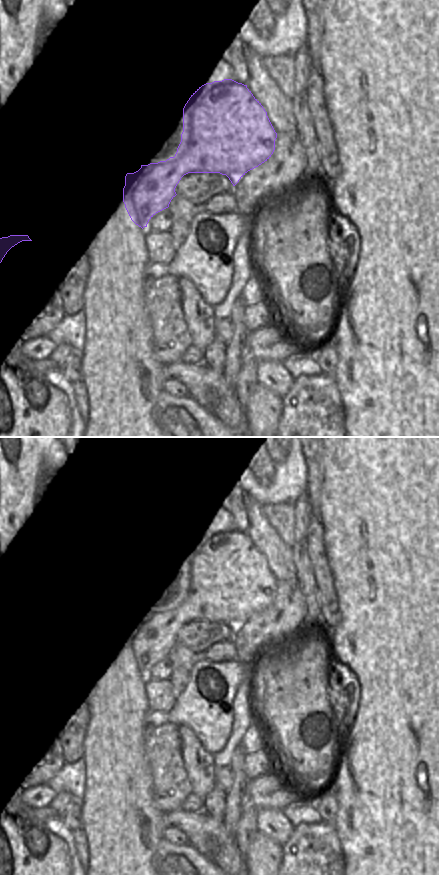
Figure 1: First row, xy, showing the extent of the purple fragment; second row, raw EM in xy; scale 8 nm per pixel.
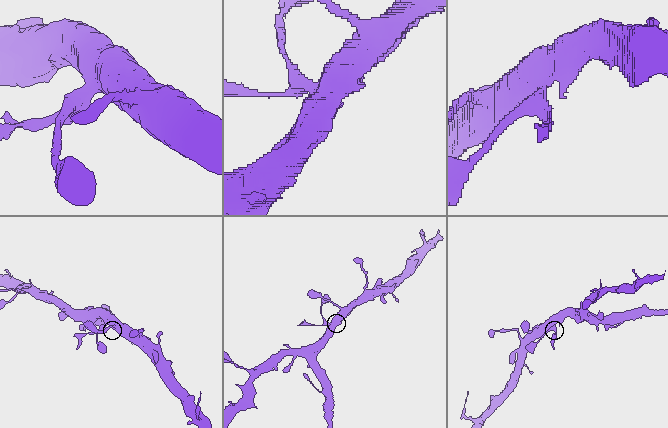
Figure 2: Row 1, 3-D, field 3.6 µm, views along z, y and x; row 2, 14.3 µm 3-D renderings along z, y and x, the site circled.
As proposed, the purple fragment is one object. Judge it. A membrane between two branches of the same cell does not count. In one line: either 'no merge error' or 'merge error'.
no merge error

